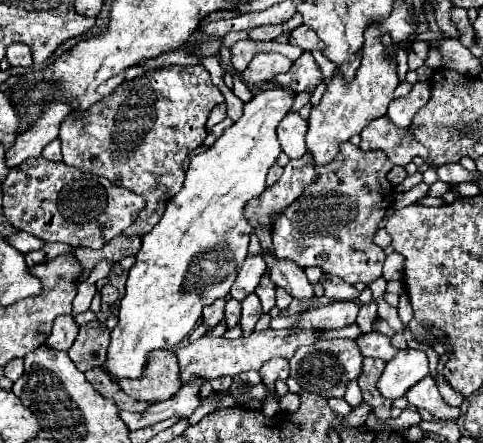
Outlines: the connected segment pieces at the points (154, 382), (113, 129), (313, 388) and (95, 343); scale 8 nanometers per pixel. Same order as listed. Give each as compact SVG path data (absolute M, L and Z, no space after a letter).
M172 350L150 352L146 372L138 380L116 380L118 386L132 398L144 402L162 402L180 390L178 360Z
M166 66L160 70L150 70L144 76L126 80L108 98L94 104L82 118L64 118L60 126L60 142L64 164L78 168L80 172L90 172L104 176L110 182L140 194L146 200L146 208L138 214L138 220L126 228L124 236L146 236L156 222L162 218L166 202L180 192L184 184L184 158L202 146L206 138L206 120L216 104L222 104L222 92L212 84L210 74L204 66Z
M320 340L312 346L302 346L290 358L290 376L308 392L326 398L342 398L350 380L362 372L362 354L354 340Z
M90 322L80 328L68 356L80 372L88 372L92 368L102 368L106 362L106 352L110 344L110 330L104 322Z

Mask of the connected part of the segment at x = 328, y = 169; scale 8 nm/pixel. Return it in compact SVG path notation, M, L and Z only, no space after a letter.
M350 142L342 144L338 156L320 168L320 178L290 208L274 216L272 240L276 256L292 260L300 268L318 266L348 284L370 284L380 278L386 254L372 242L372 236L394 200L394 188L386 178L392 166L382 152L362 152Z

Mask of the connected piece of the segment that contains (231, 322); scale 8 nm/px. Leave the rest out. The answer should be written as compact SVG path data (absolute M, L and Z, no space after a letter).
M230 298L228 302L226 302L226 322L228 322L228 328L232 328L232 326L236 326L238 324L238 320L240 320L240 302L238 300L234 300L234 298Z

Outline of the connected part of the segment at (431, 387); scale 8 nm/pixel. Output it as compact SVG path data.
M426 376L418 384L414 384L406 392L406 398L412 406L426 408L436 420L456 420L460 416L460 408L452 408L452 406L444 404L432 376Z

